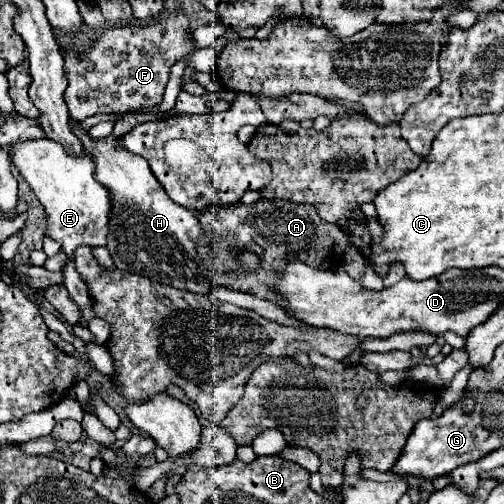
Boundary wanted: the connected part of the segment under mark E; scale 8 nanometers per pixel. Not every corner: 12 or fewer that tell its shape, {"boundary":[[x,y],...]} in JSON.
{"boundary":[[49,138],[11,162],[67,256],[105,246],[111,198],[89,154]]}

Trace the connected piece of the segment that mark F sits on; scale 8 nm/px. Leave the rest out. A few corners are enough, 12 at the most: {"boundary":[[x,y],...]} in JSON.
{"boundary":[[189,18],[63,52],[73,120],[157,106],[195,52]]}

